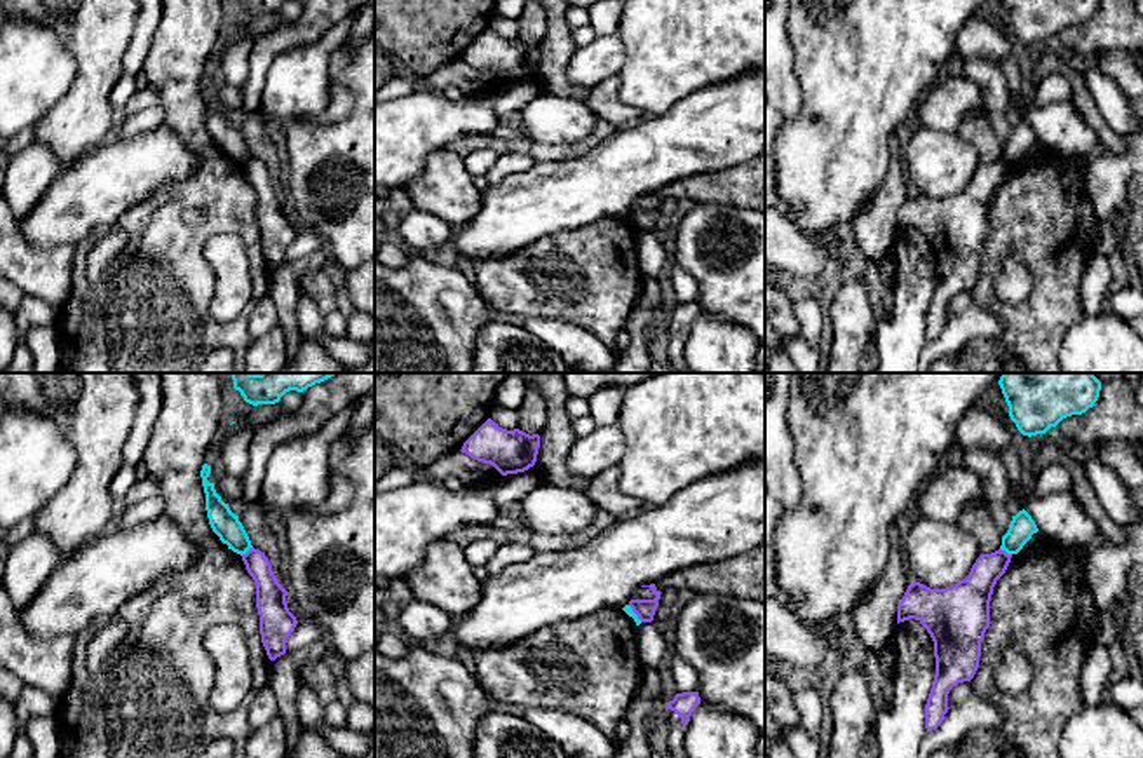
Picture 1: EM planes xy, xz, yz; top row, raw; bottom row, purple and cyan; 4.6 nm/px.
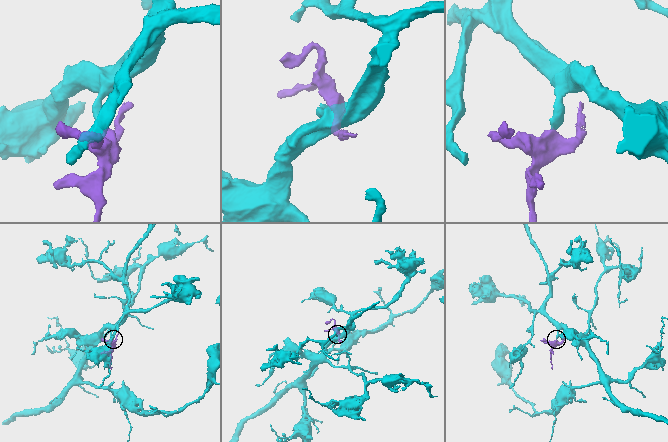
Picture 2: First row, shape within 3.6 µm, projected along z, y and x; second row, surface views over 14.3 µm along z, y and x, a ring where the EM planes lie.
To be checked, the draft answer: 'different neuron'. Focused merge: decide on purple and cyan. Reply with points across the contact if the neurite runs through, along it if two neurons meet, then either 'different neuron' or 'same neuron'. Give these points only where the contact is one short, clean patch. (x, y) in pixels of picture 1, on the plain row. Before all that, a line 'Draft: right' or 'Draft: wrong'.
Draft: right
border yz (1000, 157), (1011, 164); different neuron

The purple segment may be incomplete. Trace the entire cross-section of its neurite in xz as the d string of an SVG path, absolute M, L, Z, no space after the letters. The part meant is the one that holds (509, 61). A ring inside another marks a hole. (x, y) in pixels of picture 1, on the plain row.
M488 28L462 56L462 63L493 75L502 85L524 82L535 75L540 58L538 44L507 40Z

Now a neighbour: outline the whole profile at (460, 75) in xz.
M462 61L437 68L420 85L434 92L457 87L467 96L491 94L502 87L493 75L477 71Z

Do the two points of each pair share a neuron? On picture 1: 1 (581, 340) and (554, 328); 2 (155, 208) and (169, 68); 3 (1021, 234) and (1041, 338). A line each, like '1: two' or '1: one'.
1: one
2: one
3: one

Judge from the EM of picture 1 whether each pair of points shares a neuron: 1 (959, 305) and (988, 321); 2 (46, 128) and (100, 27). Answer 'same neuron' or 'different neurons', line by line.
1: different neurons
2: same neuron

